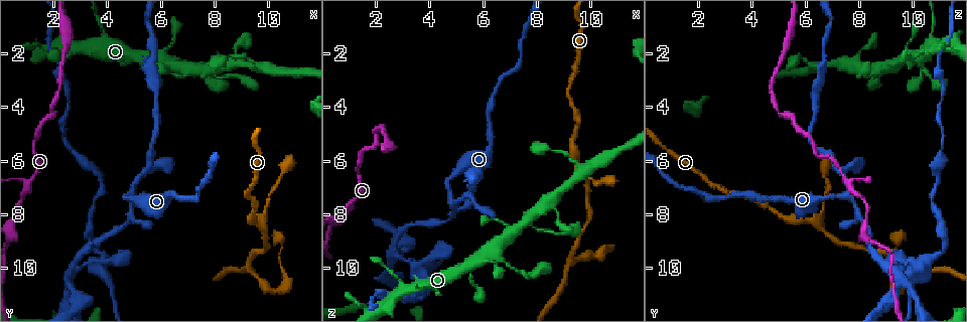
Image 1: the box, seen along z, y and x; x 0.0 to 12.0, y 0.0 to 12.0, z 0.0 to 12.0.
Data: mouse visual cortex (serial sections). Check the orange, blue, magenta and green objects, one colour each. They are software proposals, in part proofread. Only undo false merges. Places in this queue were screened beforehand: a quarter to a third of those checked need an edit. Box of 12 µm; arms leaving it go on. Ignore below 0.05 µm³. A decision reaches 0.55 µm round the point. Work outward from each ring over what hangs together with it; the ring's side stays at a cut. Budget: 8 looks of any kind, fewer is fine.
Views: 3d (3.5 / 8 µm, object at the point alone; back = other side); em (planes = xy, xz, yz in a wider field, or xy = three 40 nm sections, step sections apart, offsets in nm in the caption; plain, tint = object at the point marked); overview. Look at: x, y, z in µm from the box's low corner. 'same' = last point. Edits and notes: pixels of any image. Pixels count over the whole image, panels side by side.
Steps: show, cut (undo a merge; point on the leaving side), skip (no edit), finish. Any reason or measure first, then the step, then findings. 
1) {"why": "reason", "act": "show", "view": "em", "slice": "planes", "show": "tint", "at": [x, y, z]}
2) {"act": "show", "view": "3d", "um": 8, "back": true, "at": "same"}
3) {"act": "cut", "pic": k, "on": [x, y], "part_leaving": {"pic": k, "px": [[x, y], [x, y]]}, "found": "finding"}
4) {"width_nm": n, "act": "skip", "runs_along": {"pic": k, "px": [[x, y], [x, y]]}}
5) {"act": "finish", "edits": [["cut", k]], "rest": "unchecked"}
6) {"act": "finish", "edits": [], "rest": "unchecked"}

{"why": "abrupt turn", "act": "show", "view": "3d", "um": 8, "at": [9.6, 8.4, 6.4]}

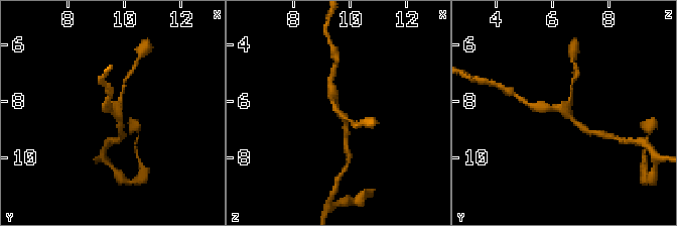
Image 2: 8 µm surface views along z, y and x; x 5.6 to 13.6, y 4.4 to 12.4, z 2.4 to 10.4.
{"why": "closer look", "act": "show", "view": "3d", "um": 3.5, "at": [9.6, 8.4, 6.5]}

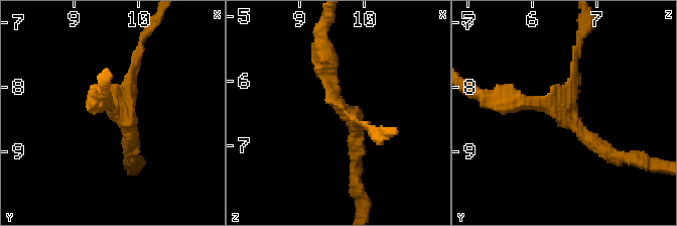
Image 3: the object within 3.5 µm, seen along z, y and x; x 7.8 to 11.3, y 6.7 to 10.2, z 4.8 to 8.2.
{"arms": 3, "arm_widths_nm": [100, 200, 300], "act": "show", "view": "em", "slice": "xy", "step": 3, "show": "tint", "at": [9.70, 8.35, 6.40]}

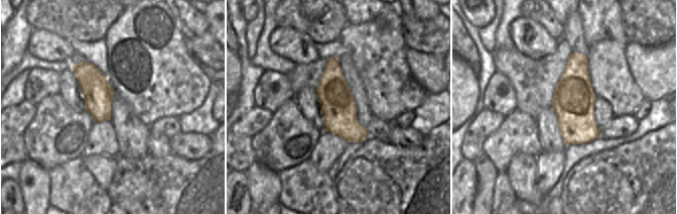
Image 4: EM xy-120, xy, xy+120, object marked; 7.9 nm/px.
{"width_nm": 280, "act": "skip", "runs_along": {"pic": 3, "px": [[502, 99], [556, 108], [607, 151]]}, "found": "all the same cell"}

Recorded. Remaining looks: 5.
{"why": "branch point", "act": "show", "view": "3d", "um": 8, "back": true, "at": [4.9, 8.2, 8.0]}

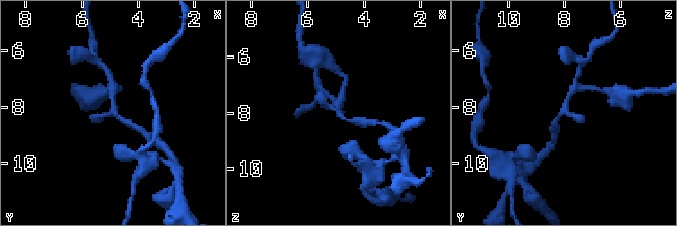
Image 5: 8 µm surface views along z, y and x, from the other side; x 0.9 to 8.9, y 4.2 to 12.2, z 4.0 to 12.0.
{"act": "show", "view": "em", "slice": "xy", "step": 1, "show": "tint", "at": [4.8, 8.2, 8.0]}

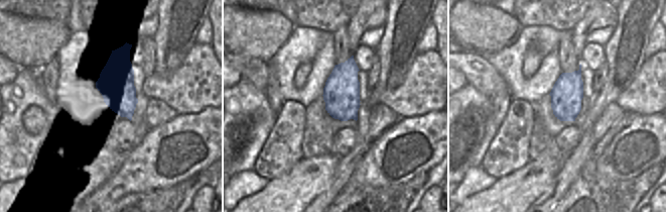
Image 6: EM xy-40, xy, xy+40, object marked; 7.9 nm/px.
{"act": "skip", "runs_along": {"pic": 5, "px": [[576, 88], [567, 96], [554, 127]]}, "found": "continuous, no second cell"}

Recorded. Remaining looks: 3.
{"why": "abrupt turn", "act": "show", "view": "3d", "um": 3.5, "at": [2.6, 10.2, 9.4]}

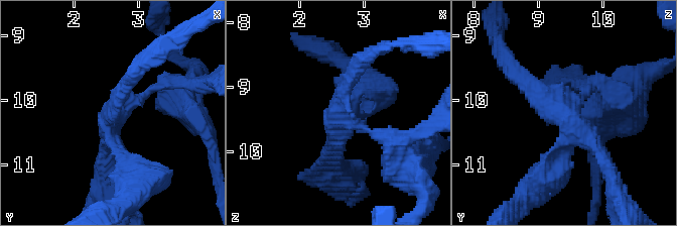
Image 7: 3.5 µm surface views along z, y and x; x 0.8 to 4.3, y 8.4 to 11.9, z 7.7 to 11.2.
{"arms": 4, "arm_widths_nm": [150, 150, 200, 200], "why": "shape alone is not enough", "act": "show", "view": "em", "slice": "xy", "step": 5, "show": "tint", "at": [2.55, 10.15, 9.40]}

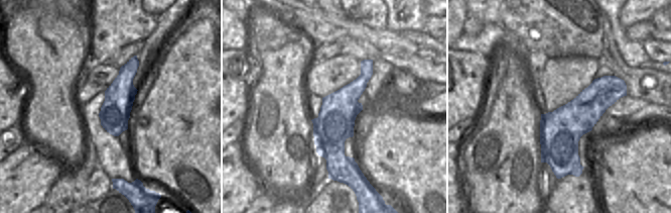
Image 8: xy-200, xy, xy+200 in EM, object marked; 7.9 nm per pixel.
{"width_nm": 300, "act": "skip", "runs_along": {"pic": 8, "px": [[370, 62], [337, 116], [343, 173]]}, "found": "continuous, no second cell"}

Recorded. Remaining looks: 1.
{"act": "finish", "edits": [], "rest": "unchecked"}

